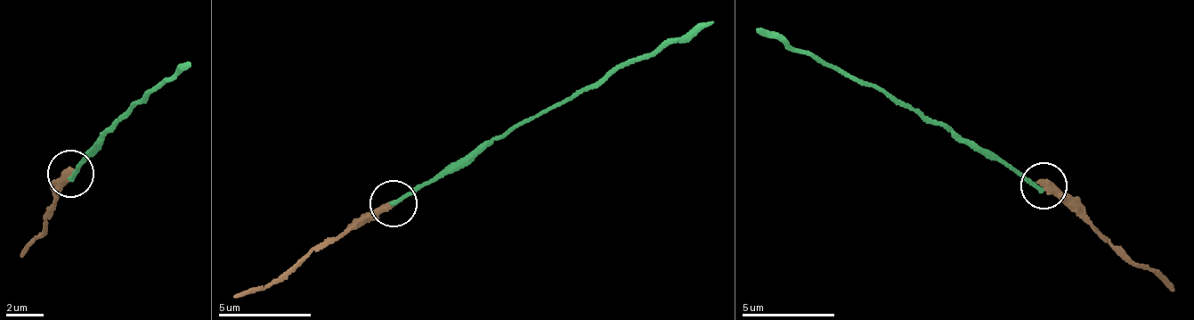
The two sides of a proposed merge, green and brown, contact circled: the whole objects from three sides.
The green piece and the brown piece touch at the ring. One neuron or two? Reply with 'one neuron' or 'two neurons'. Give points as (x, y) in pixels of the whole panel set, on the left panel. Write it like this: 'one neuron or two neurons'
two neurons

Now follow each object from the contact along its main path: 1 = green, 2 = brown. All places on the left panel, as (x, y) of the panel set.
1: (69, 176), (137, 103), (190, 64)
2: (69, 172), (41, 235), (20, 257)

